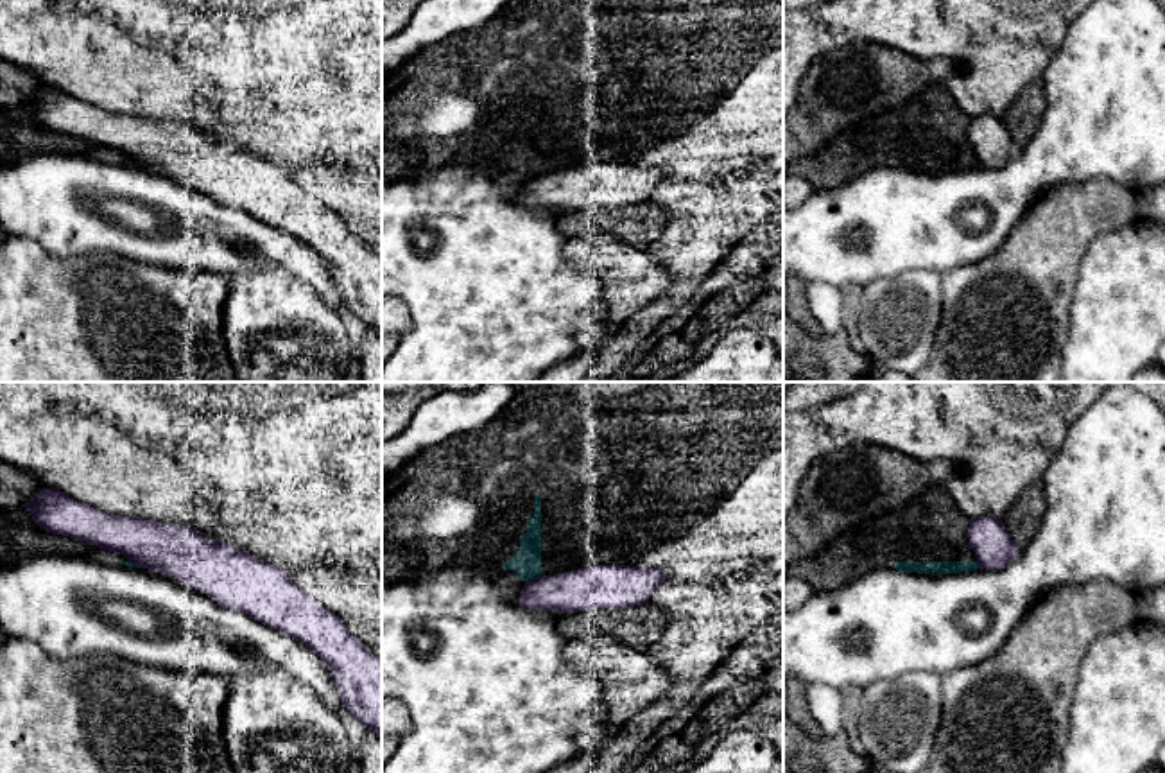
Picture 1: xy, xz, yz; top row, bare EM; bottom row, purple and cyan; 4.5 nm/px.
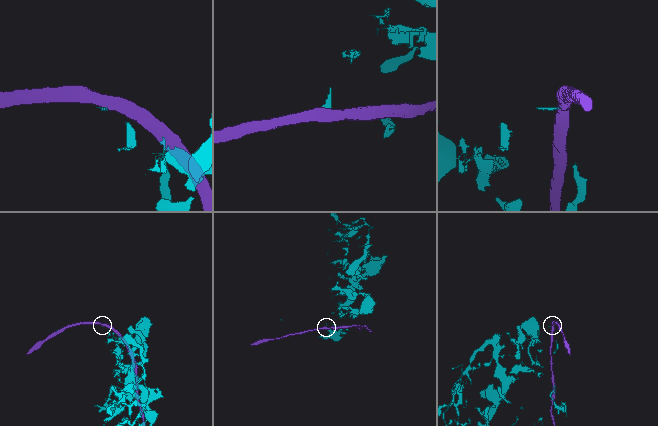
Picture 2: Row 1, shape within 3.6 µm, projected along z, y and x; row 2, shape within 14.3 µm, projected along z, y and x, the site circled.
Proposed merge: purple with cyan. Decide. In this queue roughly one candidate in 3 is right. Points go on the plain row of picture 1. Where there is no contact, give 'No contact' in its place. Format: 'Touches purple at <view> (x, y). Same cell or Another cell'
Touches purple at xz (535, 176). Another cell

